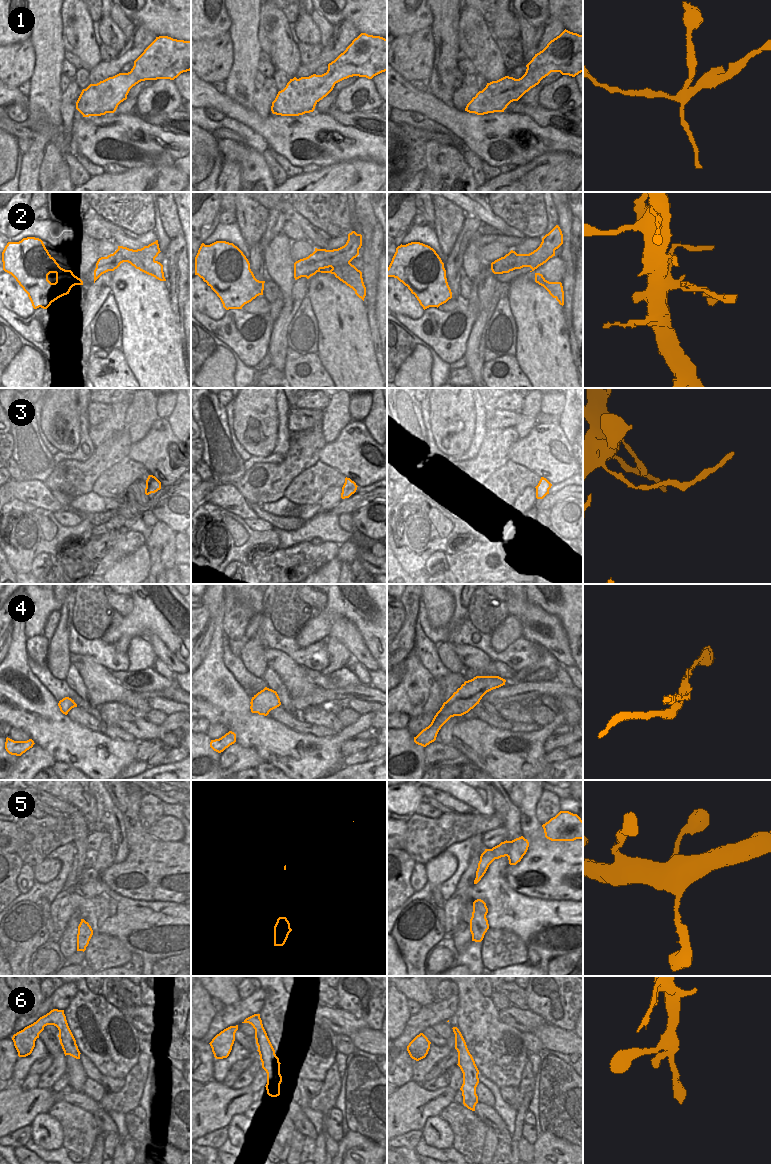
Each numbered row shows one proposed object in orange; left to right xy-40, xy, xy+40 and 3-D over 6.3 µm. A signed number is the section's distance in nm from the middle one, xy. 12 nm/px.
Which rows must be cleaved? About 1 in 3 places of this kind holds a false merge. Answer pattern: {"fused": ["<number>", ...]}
{"fused": ["1", "2", "3", "4"]}

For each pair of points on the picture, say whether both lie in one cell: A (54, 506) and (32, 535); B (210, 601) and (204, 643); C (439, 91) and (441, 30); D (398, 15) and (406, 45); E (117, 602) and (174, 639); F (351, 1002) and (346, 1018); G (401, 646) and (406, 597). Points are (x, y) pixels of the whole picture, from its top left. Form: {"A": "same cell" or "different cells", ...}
{"A": "different cells", "B": "same cell", "C": "same cell", "D": "different cells", "E": "different cells", "F": "different cells", "G": "same cell"}

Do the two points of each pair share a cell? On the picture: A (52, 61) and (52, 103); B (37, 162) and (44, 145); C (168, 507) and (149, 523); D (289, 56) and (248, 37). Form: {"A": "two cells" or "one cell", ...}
{"A": "one cell", "B": "one cell", "C": "two cells", "D": "two cells"}

